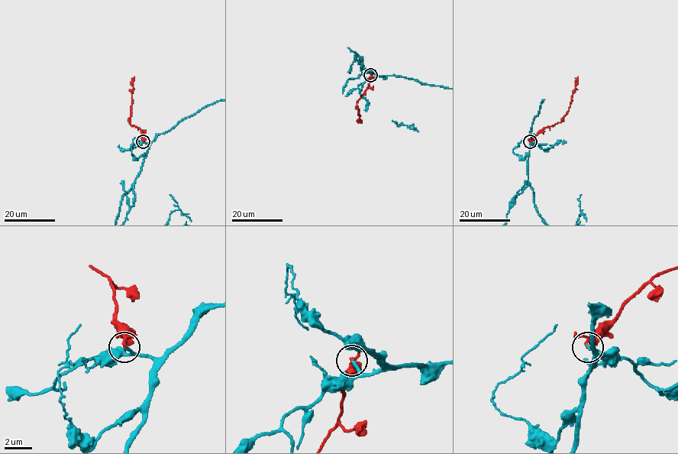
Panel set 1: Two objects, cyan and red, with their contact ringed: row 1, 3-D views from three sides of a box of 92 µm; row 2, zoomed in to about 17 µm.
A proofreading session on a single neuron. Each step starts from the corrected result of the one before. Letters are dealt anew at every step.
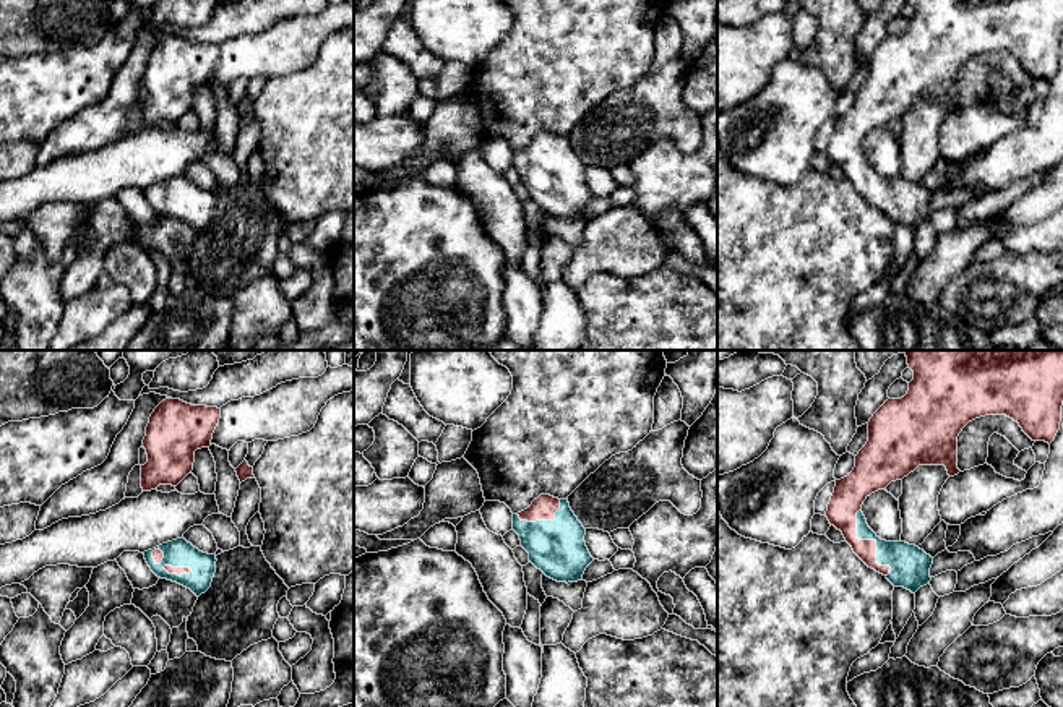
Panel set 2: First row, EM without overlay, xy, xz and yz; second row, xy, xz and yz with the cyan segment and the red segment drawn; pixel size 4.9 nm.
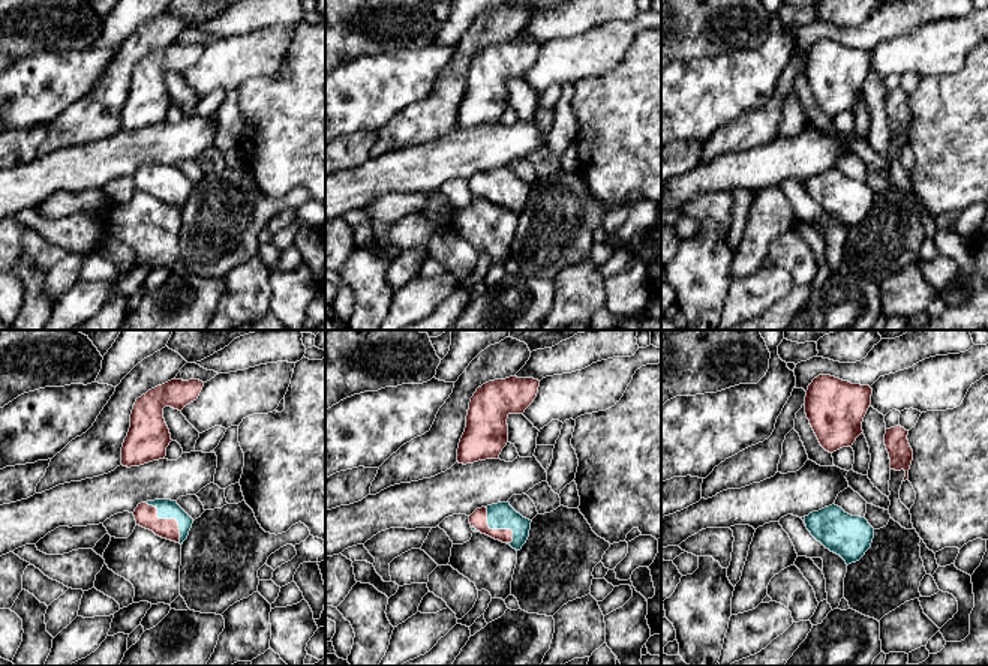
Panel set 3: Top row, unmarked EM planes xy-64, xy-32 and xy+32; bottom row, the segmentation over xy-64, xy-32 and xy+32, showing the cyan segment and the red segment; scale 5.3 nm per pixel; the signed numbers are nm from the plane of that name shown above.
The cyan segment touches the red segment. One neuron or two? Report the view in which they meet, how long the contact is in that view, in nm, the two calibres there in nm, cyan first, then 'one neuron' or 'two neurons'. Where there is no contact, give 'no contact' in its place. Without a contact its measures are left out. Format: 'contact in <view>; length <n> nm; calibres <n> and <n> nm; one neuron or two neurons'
contact in yz; length 360 nm; calibres 190 and 160 nm; one neuron

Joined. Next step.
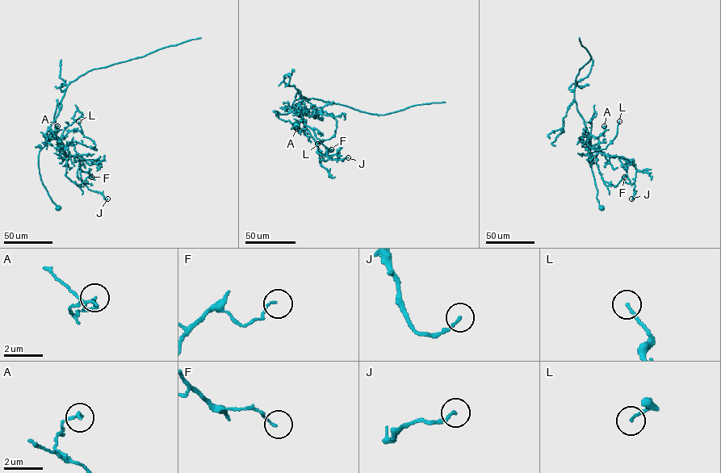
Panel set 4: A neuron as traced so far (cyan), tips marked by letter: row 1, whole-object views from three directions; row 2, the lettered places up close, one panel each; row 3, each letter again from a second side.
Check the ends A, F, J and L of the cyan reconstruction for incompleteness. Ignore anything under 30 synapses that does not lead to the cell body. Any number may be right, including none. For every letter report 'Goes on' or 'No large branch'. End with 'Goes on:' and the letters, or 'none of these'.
A: No large branch
F: No large branch
J: No large branch
L: No large branch
Goes on: none of these

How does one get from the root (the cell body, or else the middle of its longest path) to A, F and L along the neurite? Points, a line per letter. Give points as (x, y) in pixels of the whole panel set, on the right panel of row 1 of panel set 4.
A: (602, 208), (588, 161), (589, 139), (588, 144), (598, 150), (598, 136), (605, 130), (604, 126)
F: (602, 208), (588, 161), (588, 139), (588, 144), (598, 151), (596, 163), (602, 179), (614, 187), (624, 177)
L: (602, 208), (588, 161), (589, 139), (589, 146), (587, 143), (593, 149), (605, 148), (615, 137), (619, 121)

